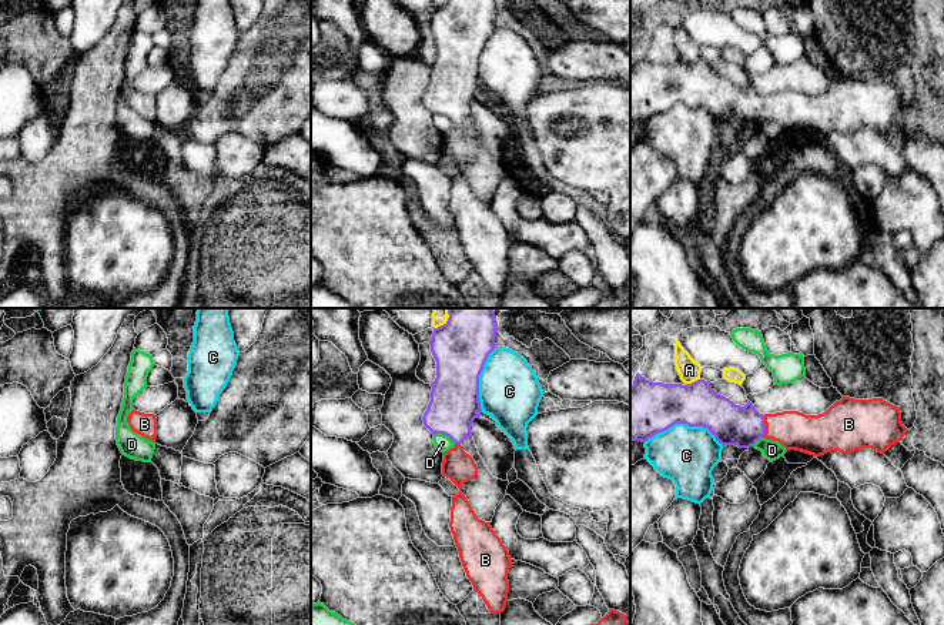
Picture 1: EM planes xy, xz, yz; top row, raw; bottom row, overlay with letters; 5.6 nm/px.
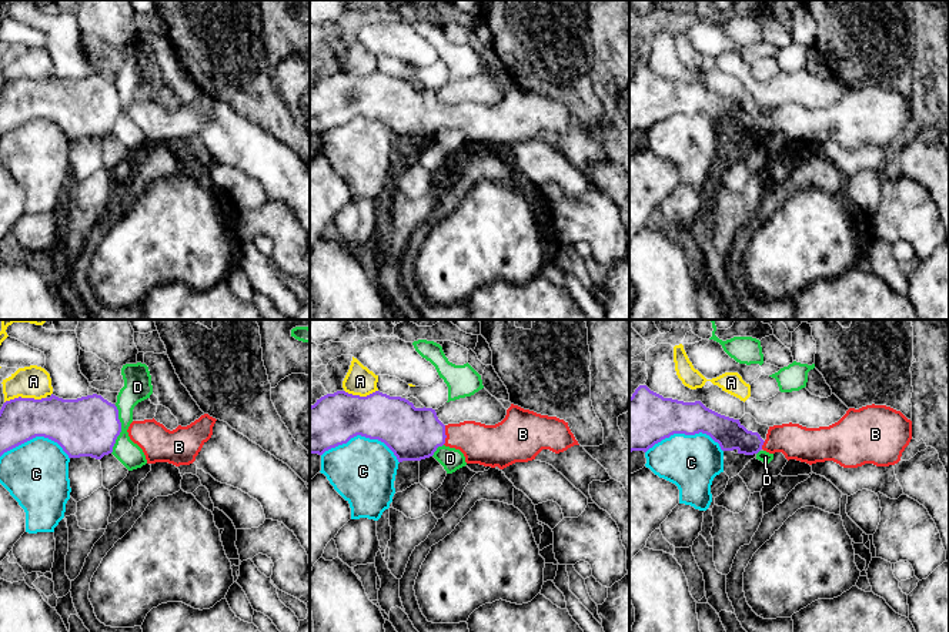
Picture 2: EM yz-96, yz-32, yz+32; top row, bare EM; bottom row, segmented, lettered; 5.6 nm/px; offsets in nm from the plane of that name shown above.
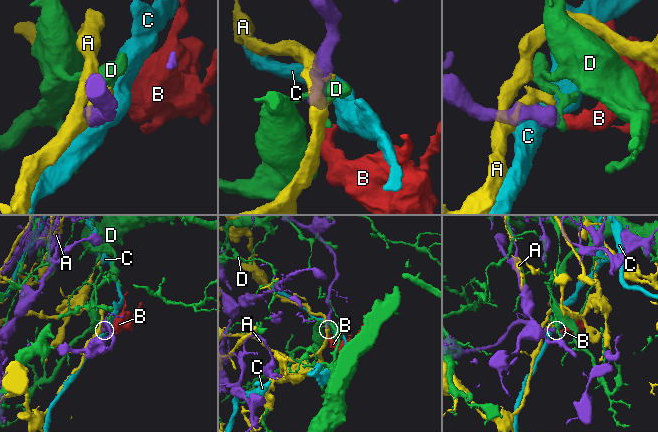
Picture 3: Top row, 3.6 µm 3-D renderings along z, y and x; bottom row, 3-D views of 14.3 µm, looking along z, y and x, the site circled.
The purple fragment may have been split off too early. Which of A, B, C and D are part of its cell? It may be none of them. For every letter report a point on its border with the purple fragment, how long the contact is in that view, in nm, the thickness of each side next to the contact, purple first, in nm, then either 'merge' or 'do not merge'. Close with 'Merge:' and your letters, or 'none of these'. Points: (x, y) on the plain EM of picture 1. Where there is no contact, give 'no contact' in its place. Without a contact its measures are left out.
A: yz (695, 62) | 70 nm | 260/130 nm | do not merge
B: yz (765, 106) | 120 nm | 220/220 nm | merge
C: yz (685, 103) | 440 nm | 300/320 nm | do not merge
D: xz (445, 114) | 140 nm | 280/90 nm | do not merge
Merge: B

